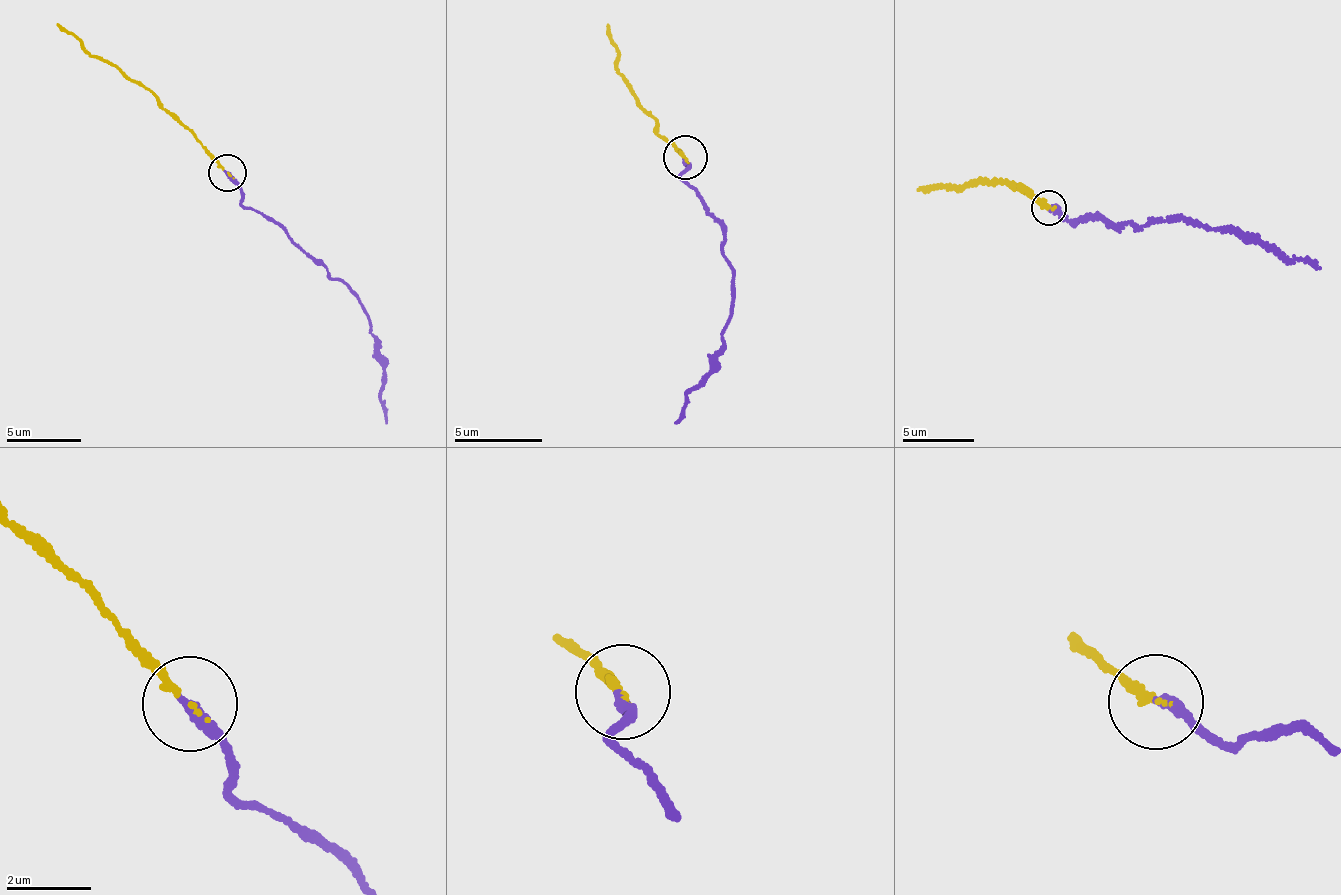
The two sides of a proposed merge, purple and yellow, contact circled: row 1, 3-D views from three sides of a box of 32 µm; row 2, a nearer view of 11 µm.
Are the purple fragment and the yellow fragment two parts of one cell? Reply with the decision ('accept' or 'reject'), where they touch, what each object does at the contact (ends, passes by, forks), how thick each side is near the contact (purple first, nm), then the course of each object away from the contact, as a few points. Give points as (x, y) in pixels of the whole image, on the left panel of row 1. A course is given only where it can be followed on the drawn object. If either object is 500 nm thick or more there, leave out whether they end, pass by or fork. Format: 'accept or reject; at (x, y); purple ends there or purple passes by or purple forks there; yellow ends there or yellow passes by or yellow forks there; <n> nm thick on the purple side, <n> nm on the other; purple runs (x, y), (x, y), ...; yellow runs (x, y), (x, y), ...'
accept; at (227, 172); purple ends there; yellow ends there; 280 nm thick on the purple side, 140 nm on the other; purple runs (228, 172), (249, 209), (275, 223), (332, 280), (359, 299), (380, 343), (387, 379), (382, 400), (386, 423); yellow runs (228, 172), (163, 110), (153, 93), (88, 51), (55, 22)

